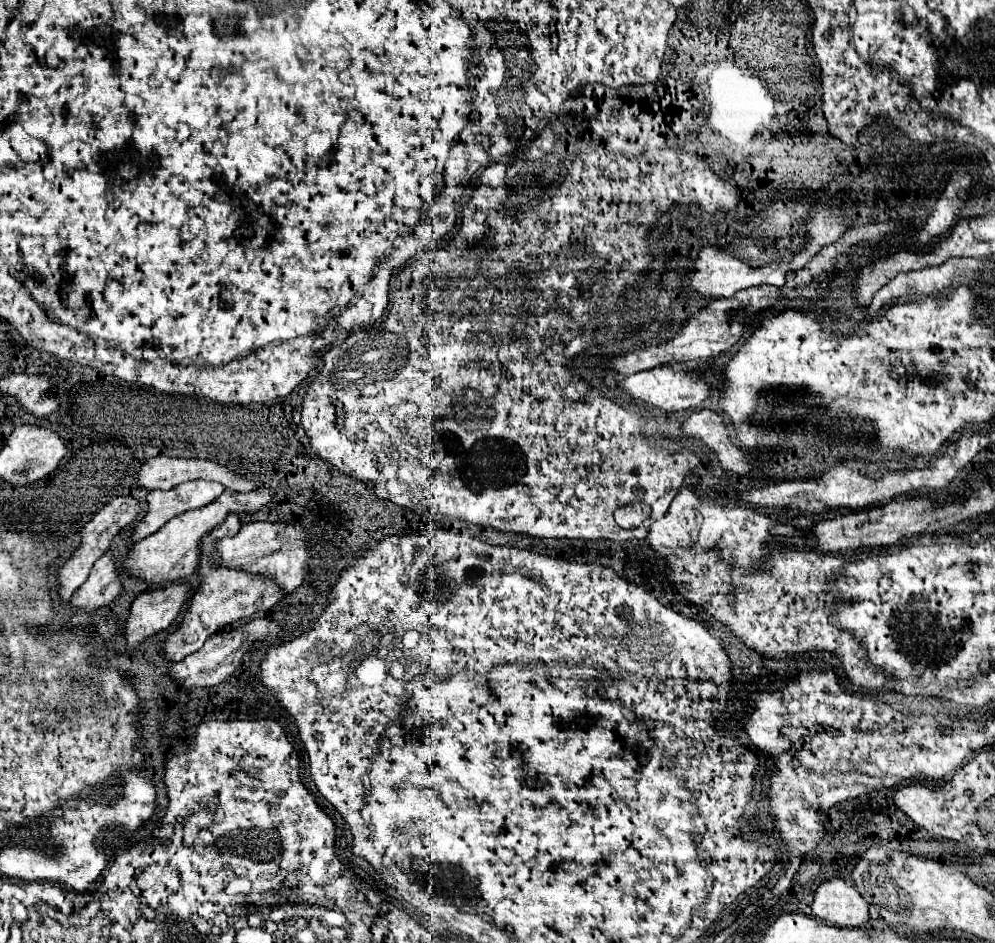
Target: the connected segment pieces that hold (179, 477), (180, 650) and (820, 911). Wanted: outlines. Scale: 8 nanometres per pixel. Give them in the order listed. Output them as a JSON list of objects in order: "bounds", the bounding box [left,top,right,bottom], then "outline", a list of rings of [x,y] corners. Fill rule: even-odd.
[{"bounds":[138,455,260,491],"outline":[[[158,455],[158,457],[152,457],[148,459],[140,473],[138,473],[138,483],[146,489],[172,489],[174,485],[178,483],[184,483],[184,481],[192,481],[192,479],[210,479],[210,481],[218,481],[222,483],[224,487],[228,489],[234,489],[234,491],[250,491],[250,489],[256,489],[260,485],[260,481],[256,479],[250,479],[250,477],[244,477],[240,473],[232,473],[230,469],[226,469],[224,465],[216,463],[216,461],[210,461],[210,459],[176,459],[176,457],[166,457],[166,455]]]},{"bounds":[164,515,286,663],"outline":[[[230,515],[206,541],[202,541],[202,561],[200,561],[200,585],[192,597],[190,611],[184,615],[184,621],[176,633],[172,633],[166,643],[164,643],[164,653],[166,659],[178,663],[182,657],[198,651],[204,641],[214,635],[220,627],[234,623],[242,617],[250,617],[252,613],[258,611],[268,611],[274,605],[278,605],[286,593],[280,589],[280,585],[272,577],[258,577],[246,569],[234,569],[234,567],[224,567],[224,565],[212,565],[216,541],[222,537],[234,537],[240,531],[240,521],[236,515]]]},{"bounds":[812,879,868,927],"outline":[[[828,879],[814,893],[812,913],[838,927],[860,927],[868,919],[868,903],[844,879]]]}]

